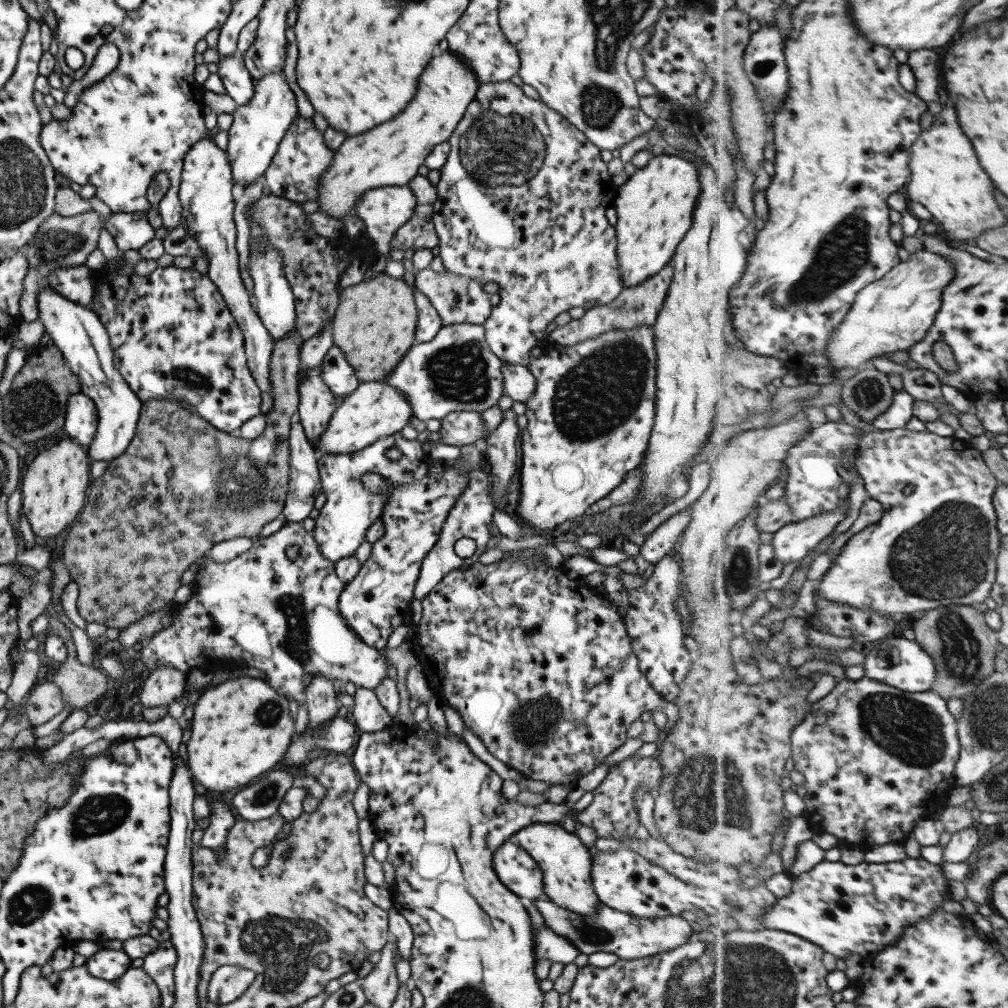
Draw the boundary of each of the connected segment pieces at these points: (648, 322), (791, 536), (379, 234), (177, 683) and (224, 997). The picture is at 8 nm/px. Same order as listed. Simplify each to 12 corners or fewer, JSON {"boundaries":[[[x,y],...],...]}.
{"boundaries":[[[667,265],[605,306],[555,327],[569,346],[610,330],[652,326],[667,296]],[[848,506],[774,534],[776,558],[797,563],[847,516]],[[408,185],[370,188],[354,202],[368,247],[383,255],[409,220]],[[159,665],[139,693],[144,708],[184,698],[184,673]],[[218,967],[207,986],[209,1002],[224,1005],[247,990],[254,973]]]}

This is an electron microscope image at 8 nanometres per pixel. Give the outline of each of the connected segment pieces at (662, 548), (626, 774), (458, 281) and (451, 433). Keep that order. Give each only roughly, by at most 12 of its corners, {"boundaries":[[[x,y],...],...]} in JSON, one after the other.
{"boundaries":[[[690,506],[645,536],[638,552],[654,565],[672,554],[689,522]],[[633,757],[608,767],[591,803],[573,816],[596,836],[634,837],[633,791],[653,795],[658,760]],[[427,267],[412,288],[442,327],[482,325],[492,307],[480,278]],[[457,411],[439,419],[441,444],[483,438],[480,412]]]}

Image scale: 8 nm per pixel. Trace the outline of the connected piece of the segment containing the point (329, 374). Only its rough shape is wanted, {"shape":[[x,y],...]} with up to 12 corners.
{"shape":[[336,346],[325,353],[322,381],[335,396],[359,384]]}

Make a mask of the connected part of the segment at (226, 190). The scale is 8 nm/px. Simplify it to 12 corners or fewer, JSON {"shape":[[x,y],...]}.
{"shape":[[207,136],[182,158],[179,227],[241,329],[260,392],[274,345],[239,277],[229,161]]}

